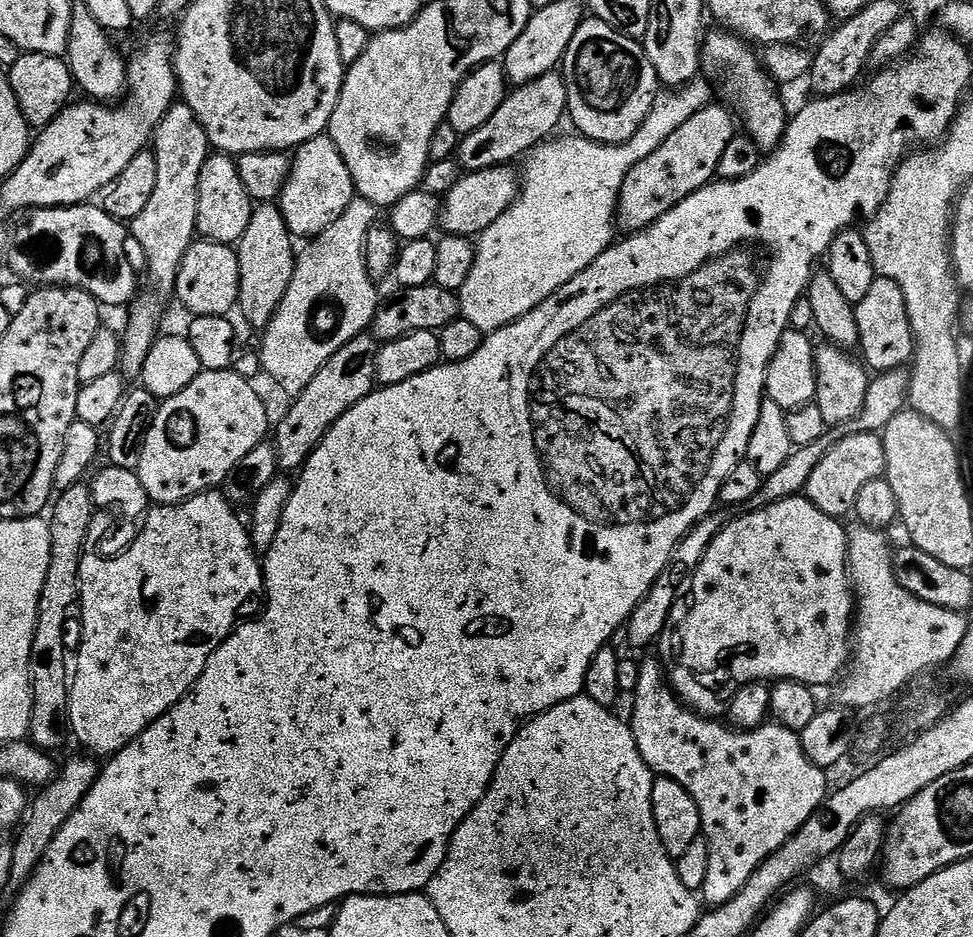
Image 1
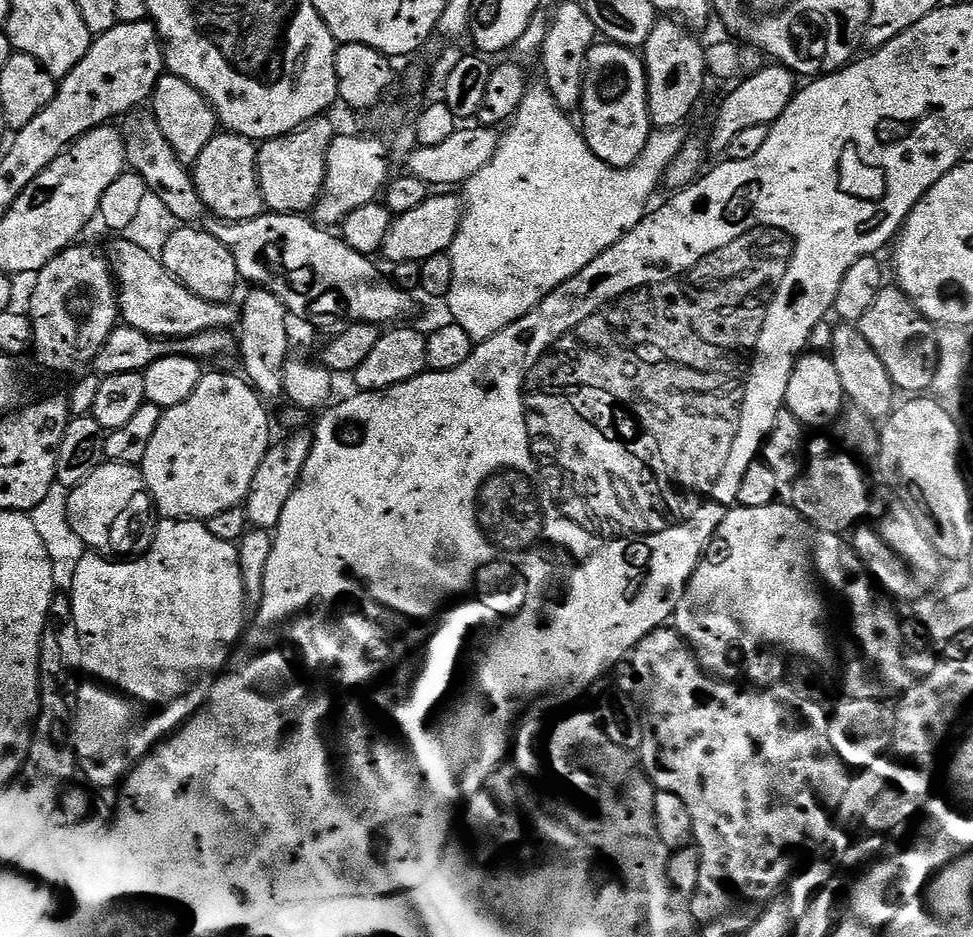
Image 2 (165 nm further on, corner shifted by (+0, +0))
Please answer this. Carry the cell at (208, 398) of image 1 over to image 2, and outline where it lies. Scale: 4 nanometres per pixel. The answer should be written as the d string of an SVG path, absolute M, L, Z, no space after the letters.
M212 372L209 376L208 373L201 375L194 394L190 394L190 398L186 398L186 402L182 402L173 408L163 409L158 422L158 430L154 430L154 438L150 438L150 446L146 449L146 458L142 465L148 493L152 495L155 511L161 517L169 520L203 520L206 522L214 514L222 514L230 508L243 505L248 498L250 482L254 482L254 474L258 474L258 466L262 466L262 458L266 458L269 447L274 440L274 437L272 437L272 424L268 421L268 412L264 409L263 403L265 404L265 401L260 393L248 383L243 375L231 376L228 372Z

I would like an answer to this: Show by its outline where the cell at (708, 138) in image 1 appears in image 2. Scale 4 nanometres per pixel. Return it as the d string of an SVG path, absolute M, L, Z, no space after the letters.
M776 62L771 66L773 68L764 66L759 72L745 75L737 83L741 84L721 102L720 109L717 110L716 117L712 120L712 137L706 140L707 147L711 151L713 148L720 154L727 153L730 138L734 138L734 134L746 130L746 126L762 126L763 124L771 126L786 110L786 106L798 91L797 77L791 69L780 63Z

